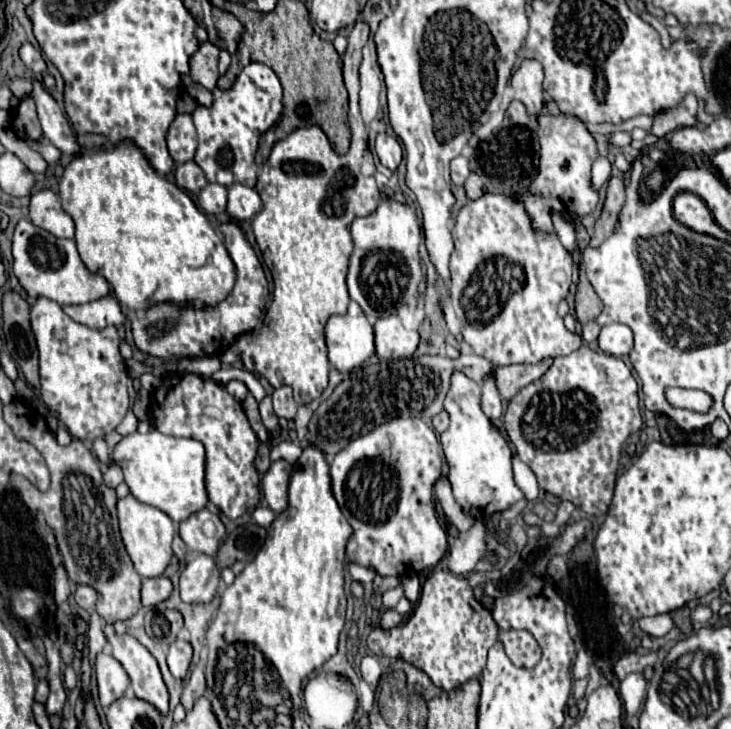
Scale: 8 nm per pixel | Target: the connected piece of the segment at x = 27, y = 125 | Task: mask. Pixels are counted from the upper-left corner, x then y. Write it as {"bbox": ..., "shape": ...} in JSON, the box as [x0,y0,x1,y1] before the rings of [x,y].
{"bbox":[14,96,42,140],"shape":[[[24,96],[22,102],[20,102],[20,106],[16,108],[14,130],[22,132],[24,136],[28,136],[32,140],[38,140],[42,136],[40,122],[38,122],[38,116],[36,116],[36,106],[34,106],[34,102],[32,102],[30,96]]]}

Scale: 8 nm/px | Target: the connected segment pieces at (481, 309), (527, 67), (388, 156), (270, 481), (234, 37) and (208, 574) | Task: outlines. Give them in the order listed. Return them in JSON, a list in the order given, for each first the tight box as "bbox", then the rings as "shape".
[{"bbox":[450,194,582,366],"shape":[[[484,194],[482,198],[468,202],[456,218],[452,236],[456,246],[450,258],[452,302],[462,324],[462,338],[478,356],[500,366],[538,364],[546,358],[568,356],[582,346],[582,338],[576,332],[568,332],[564,320],[558,316],[558,302],[570,288],[572,256],[556,236],[536,234],[532,230],[518,198]]]},{"bbox":[510,58,544,114],"shape":[[[524,58],[520,68],[512,74],[510,84],[516,92],[516,98],[524,102],[528,114],[540,114],[544,106],[542,80],[544,80],[544,68],[538,60],[532,58]]]},{"bbox":[376,132,402,170],"shape":[[[380,132],[376,136],[376,154],[378,154],[380,162],[390,170],[396,170],[402,160],[402,148],[400,148],[398,140],[388,136],[386,132]]]},{"bbox":[262,460,292,514],"shape":[[[278,460],[270,464],[268,472],[262,478],[264,500],[276,514],[280,514],[284,506],[288,506],[288,470],[292,470],[292,466],[284,460]]]},{"bbox":[210,12,244,52],"shape":[[[228,12],[228,22],[218,22],[218,26],[210,28],[210,42],[220,50],[236,52],[242,32],[244,32],[244,26],[238,24],[238,20]]]},{"bbox":[180,554,220,604],"shape":[[[198,554],[180,574],[180,596],[188,604],[210,602],[216,594],[220,572],[212,556]]]}]

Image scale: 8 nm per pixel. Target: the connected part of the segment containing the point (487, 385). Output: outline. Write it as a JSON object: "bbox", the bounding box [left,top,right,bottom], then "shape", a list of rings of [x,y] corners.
{"bbox":[482,376,504,422],"shape":[[[492,376],[486,378],[486,382],[482,384],[482,410],[492,422],[500,420],[500,416],[504,414],[502,412],[502,398],[496,390],[496,384],[494,384]]]}

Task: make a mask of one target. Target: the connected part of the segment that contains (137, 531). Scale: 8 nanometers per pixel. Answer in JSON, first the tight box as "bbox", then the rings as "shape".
{"bbox":[118,494,174,578],"shape":[[[132,494],[118,500],[118,520],[120,520],[120,534],[124,546],[134,562],[136,572],[142,578],[160,576],[172,560],[172,538],[174,538],[172,520],[162,510],[138,502]]]}

